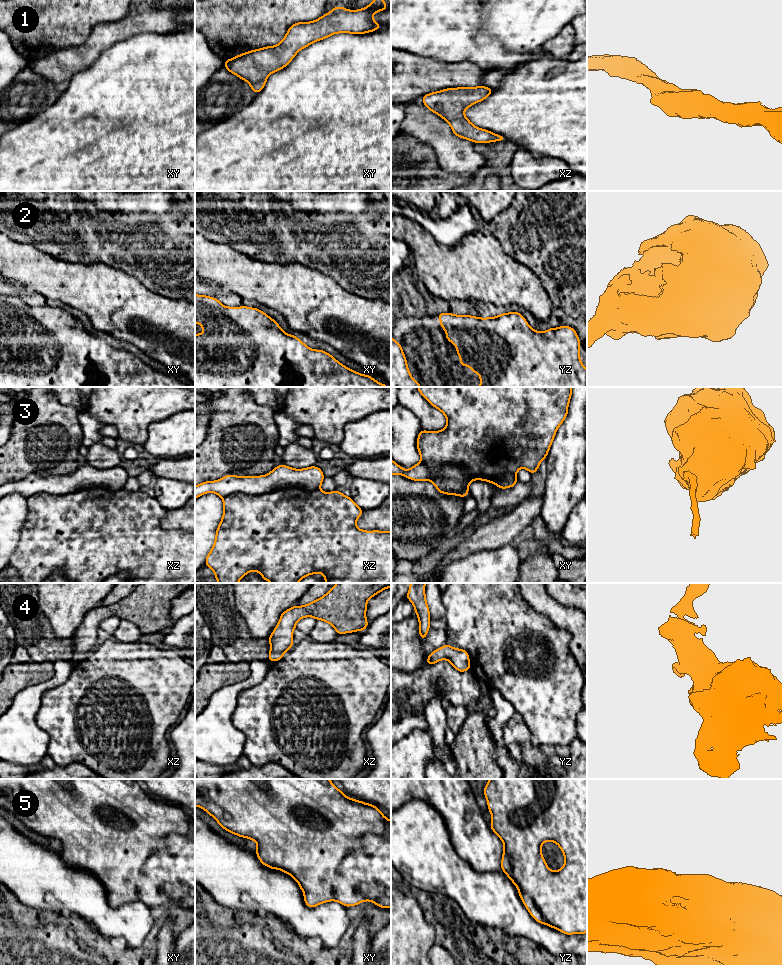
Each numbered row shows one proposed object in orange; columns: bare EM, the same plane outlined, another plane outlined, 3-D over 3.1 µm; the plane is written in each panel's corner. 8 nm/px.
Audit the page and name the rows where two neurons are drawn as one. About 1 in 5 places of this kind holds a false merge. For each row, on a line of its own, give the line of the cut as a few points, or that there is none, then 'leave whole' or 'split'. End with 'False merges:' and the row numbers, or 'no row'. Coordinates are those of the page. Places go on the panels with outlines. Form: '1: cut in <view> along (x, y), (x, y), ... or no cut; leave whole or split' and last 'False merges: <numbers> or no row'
1: no cut; leave whole
2: no cut; leave whole
3: no cut; leave whole
4: no cut; leave whole
5: no cut; leave whole
False merges: no row

